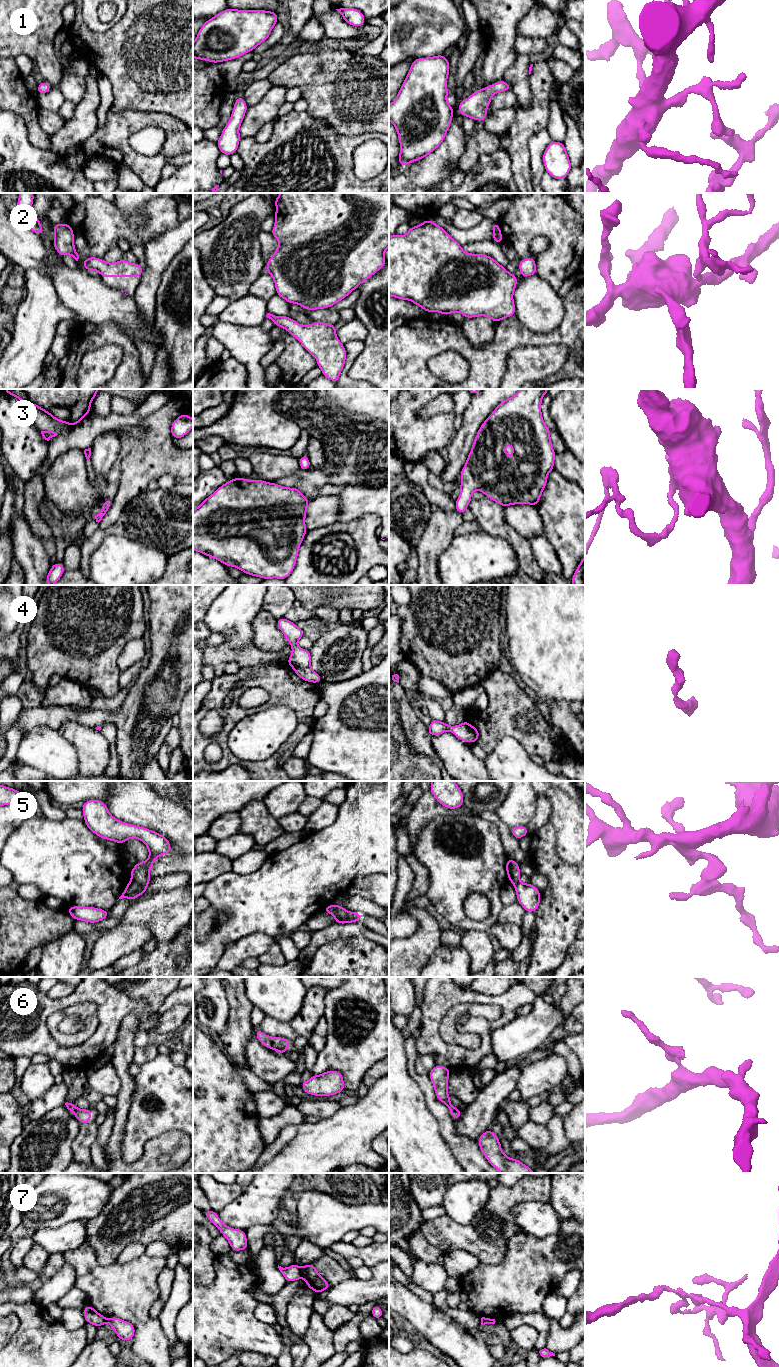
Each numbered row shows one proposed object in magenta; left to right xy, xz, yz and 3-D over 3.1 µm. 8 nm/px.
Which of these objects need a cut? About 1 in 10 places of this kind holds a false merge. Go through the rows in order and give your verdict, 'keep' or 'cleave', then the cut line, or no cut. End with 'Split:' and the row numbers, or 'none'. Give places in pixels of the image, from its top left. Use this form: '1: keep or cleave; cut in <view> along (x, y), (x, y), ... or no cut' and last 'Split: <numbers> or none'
1: keep; no cut
2: keep; no cut
3: keep; no cut
4: keep; no cut
5: cleave; cut in xy along (131, 880), (141, 884), (148, 883)
6: keep; no cut
7: cleave; cut in xz along (301, 1268), (305, 1276)
Split: 5, 7

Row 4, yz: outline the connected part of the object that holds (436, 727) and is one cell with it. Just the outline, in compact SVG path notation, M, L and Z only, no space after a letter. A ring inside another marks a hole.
M432 719L428 727L429 736L440 735L446 731L452 732L464 743L475 742L477 744L480 734L478 729L472 726L466 720L460 725L449 726L446 722L440 722L438 720Z

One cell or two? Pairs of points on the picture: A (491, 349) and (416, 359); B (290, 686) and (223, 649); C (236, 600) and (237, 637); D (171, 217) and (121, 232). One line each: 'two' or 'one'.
A: one
B: two
C: one
D: one

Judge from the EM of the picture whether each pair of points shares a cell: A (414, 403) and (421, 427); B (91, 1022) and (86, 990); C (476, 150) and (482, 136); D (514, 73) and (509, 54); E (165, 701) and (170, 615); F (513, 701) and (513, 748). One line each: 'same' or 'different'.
A: same
B: different
C: same
D: different
E: same
F: different

